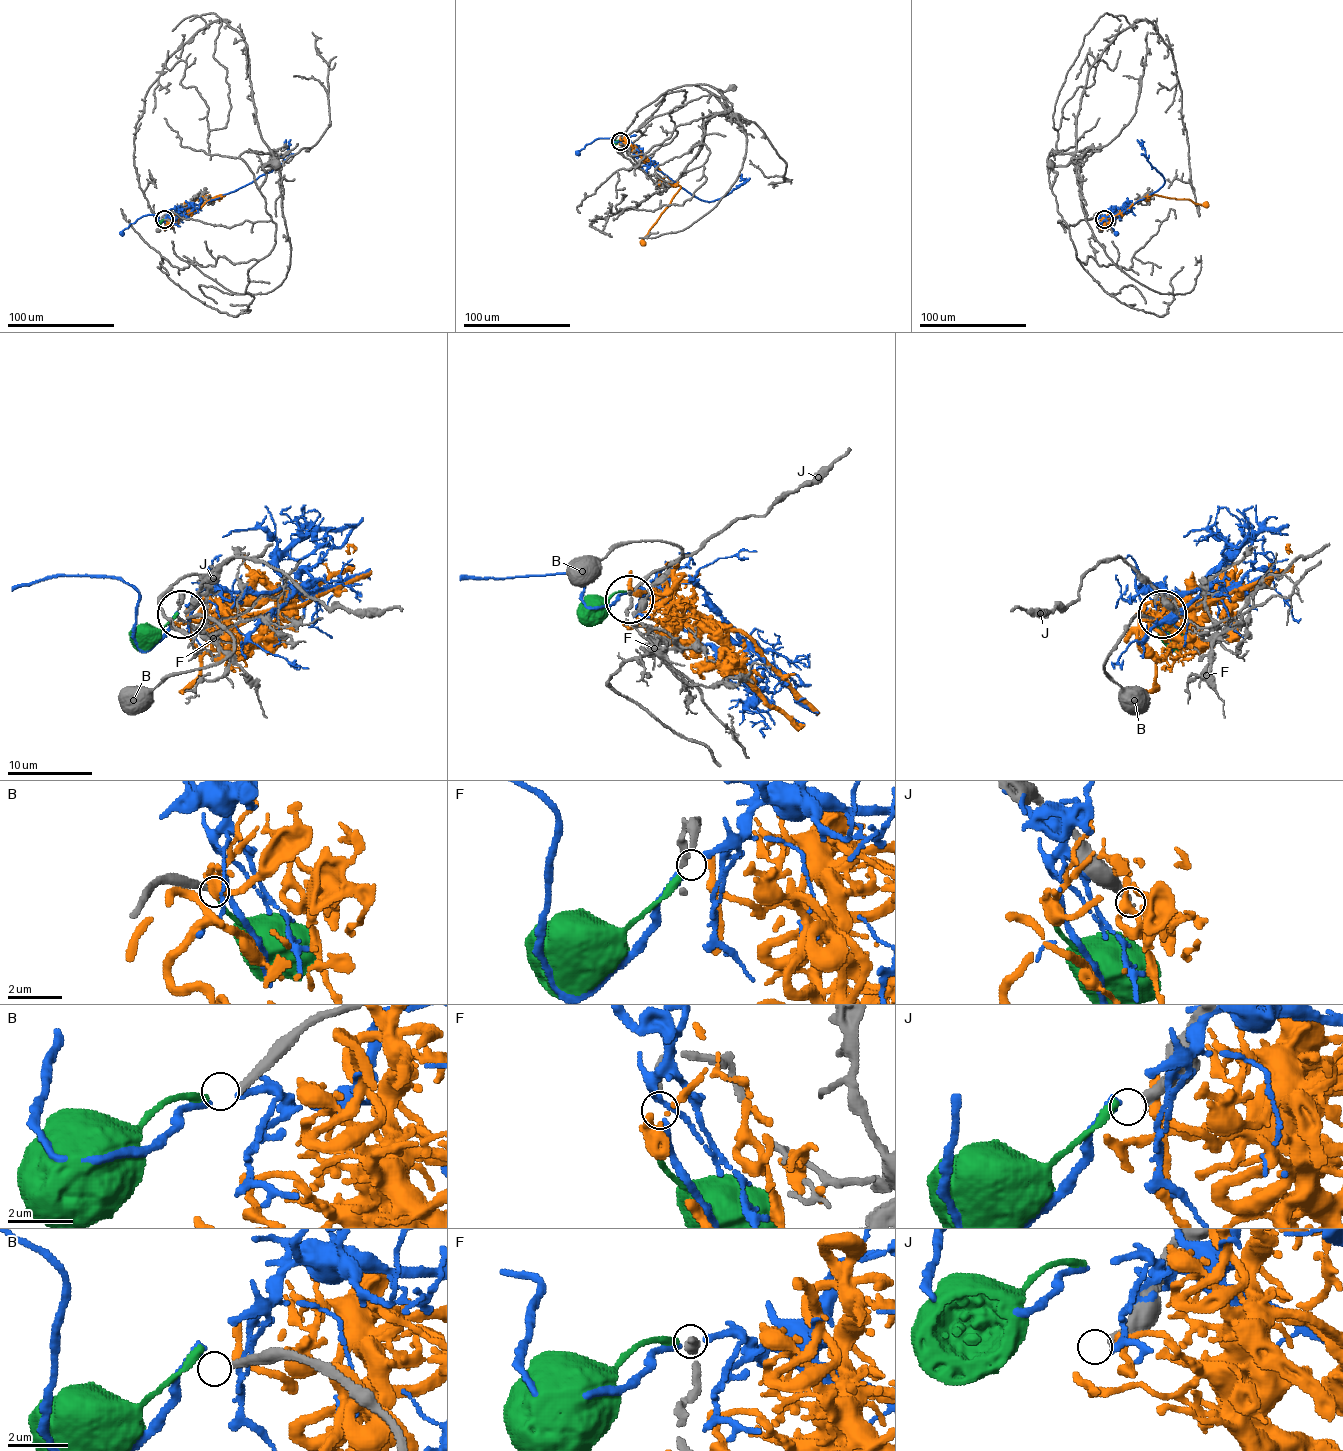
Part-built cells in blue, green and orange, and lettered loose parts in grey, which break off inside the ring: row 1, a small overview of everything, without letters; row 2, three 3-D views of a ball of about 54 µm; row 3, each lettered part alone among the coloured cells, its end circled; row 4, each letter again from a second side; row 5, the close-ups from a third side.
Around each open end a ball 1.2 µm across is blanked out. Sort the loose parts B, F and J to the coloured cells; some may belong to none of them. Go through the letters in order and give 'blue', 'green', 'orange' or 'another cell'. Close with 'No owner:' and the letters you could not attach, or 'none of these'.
B: another cell
F: green
J: another cell
No owner: B, J

